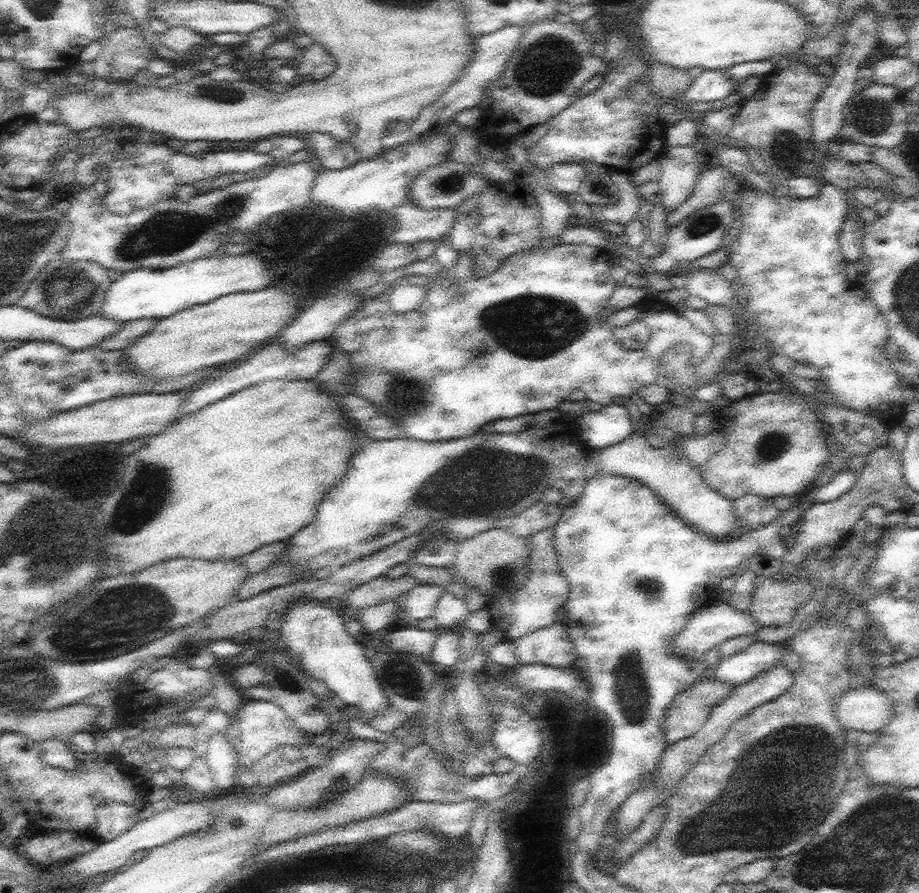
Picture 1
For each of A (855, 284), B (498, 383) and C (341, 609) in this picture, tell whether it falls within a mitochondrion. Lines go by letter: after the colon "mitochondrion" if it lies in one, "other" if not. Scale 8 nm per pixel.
A: other
B: other
C: other

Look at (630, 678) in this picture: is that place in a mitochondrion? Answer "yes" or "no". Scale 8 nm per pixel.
yes

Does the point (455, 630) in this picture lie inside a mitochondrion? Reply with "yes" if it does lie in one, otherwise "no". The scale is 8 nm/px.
no

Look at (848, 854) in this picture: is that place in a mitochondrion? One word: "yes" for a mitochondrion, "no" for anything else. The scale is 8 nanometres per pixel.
yes

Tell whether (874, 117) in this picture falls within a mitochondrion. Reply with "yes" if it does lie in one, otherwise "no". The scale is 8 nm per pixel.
yes

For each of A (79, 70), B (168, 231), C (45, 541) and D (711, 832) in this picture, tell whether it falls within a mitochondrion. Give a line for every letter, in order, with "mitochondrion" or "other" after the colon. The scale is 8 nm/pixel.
A: other
B: mitochondrion
C: mitochondrion
D: mitochondrion

